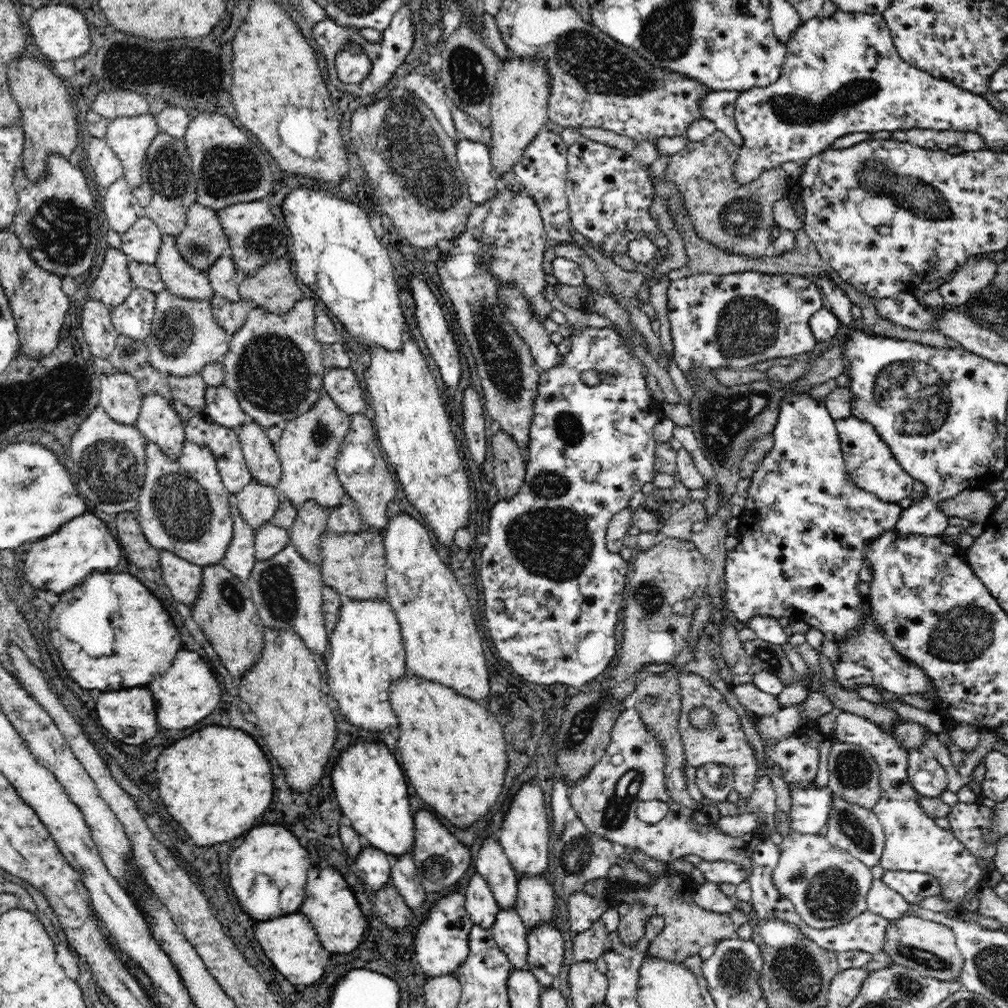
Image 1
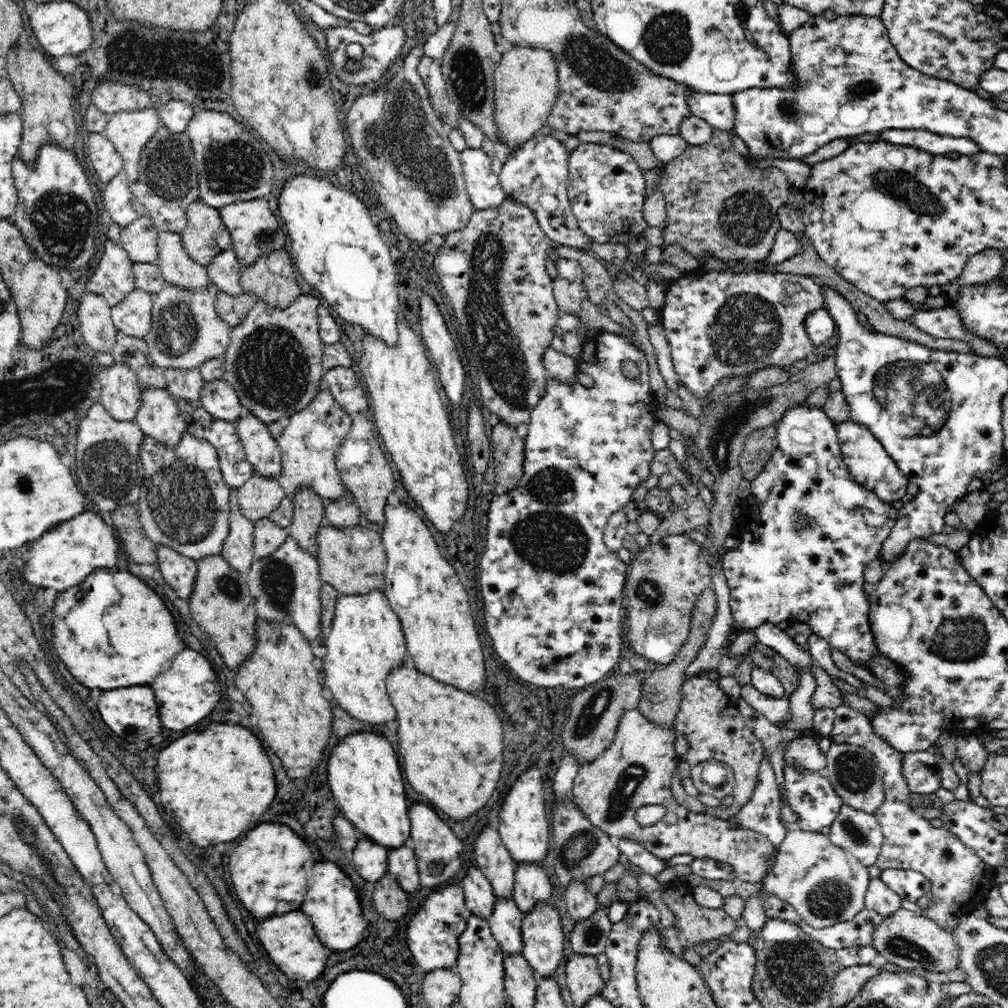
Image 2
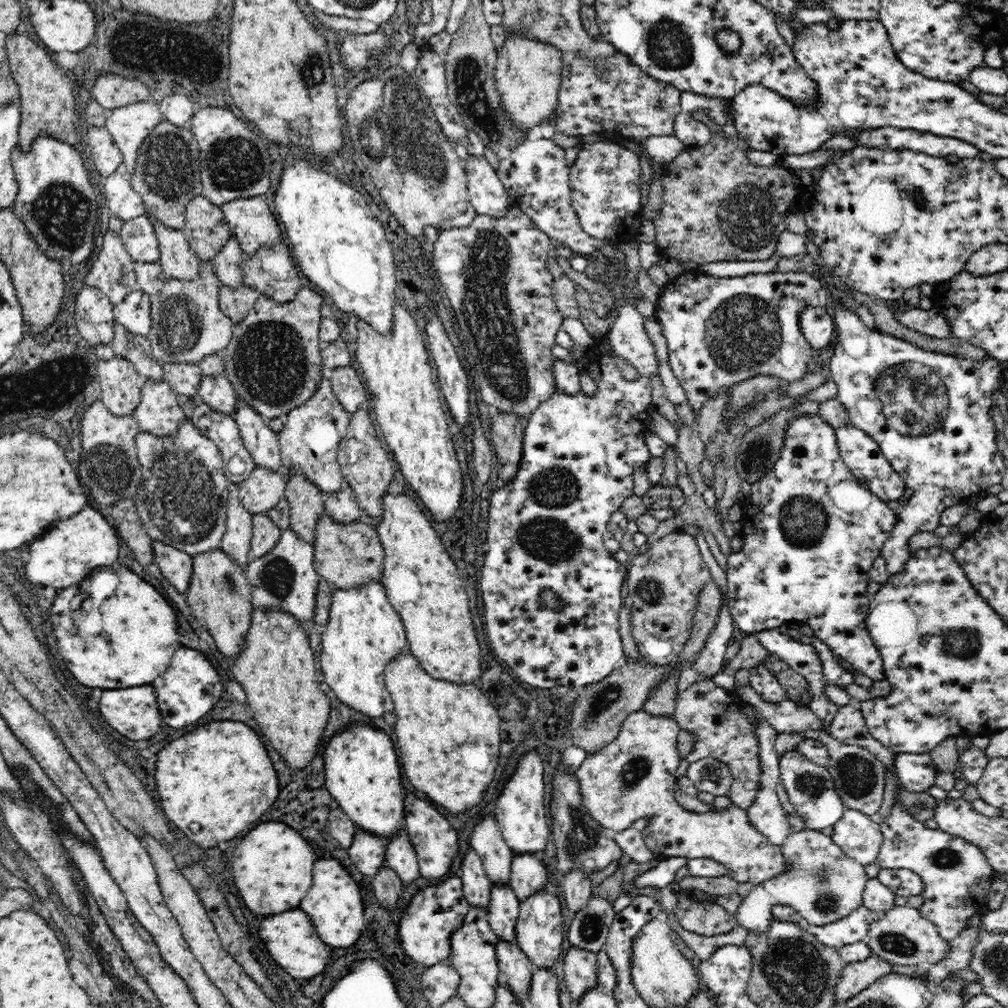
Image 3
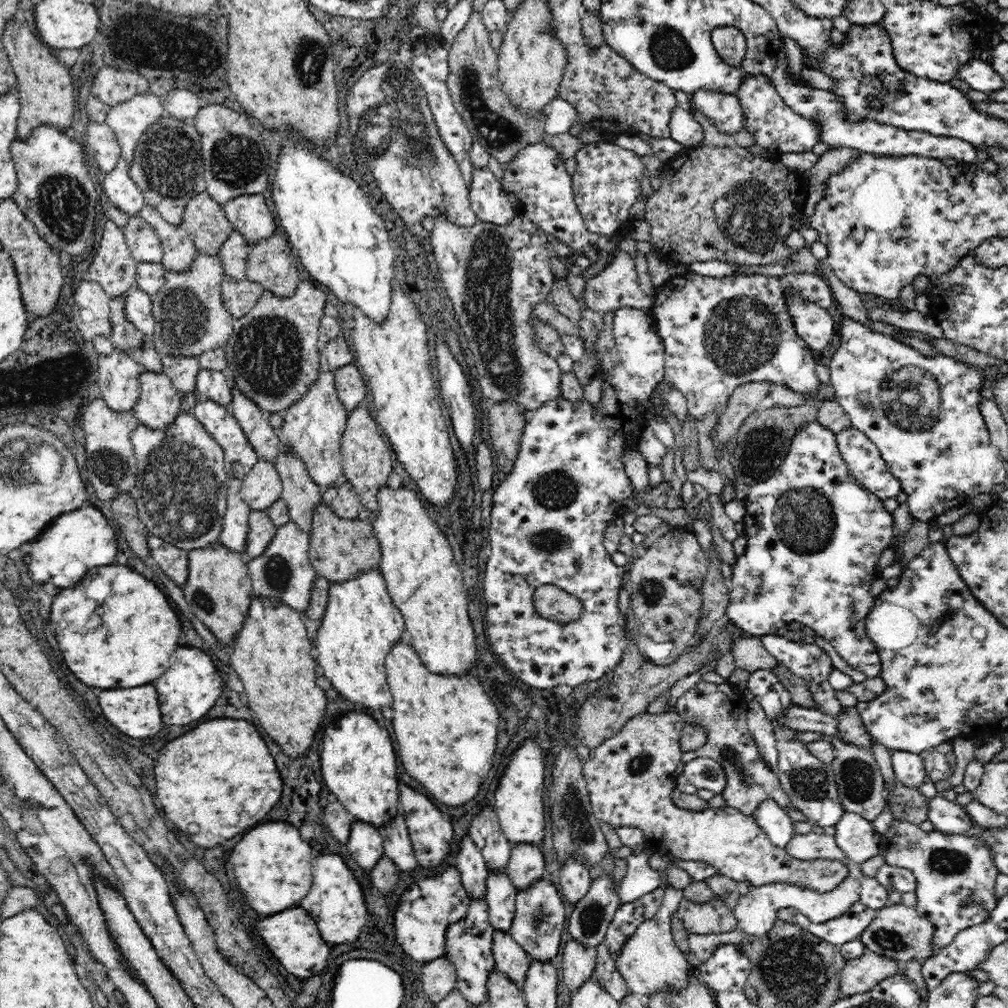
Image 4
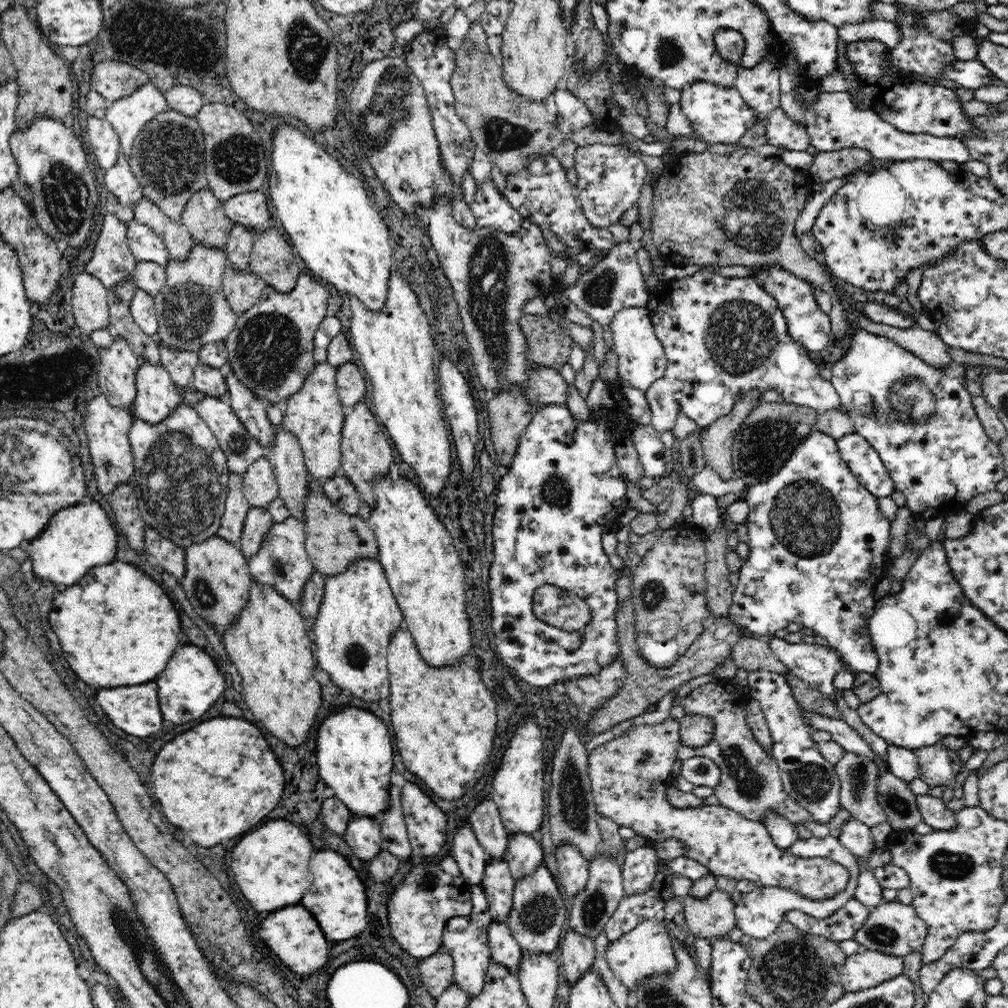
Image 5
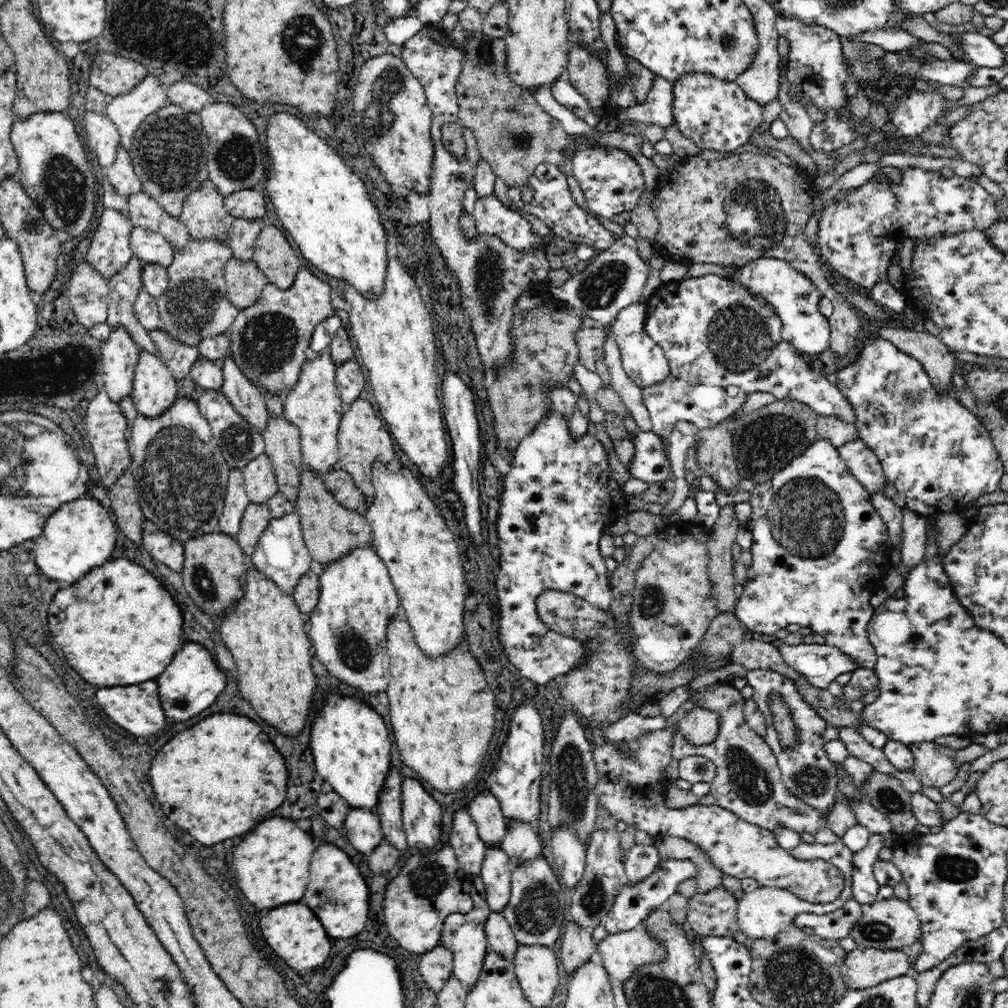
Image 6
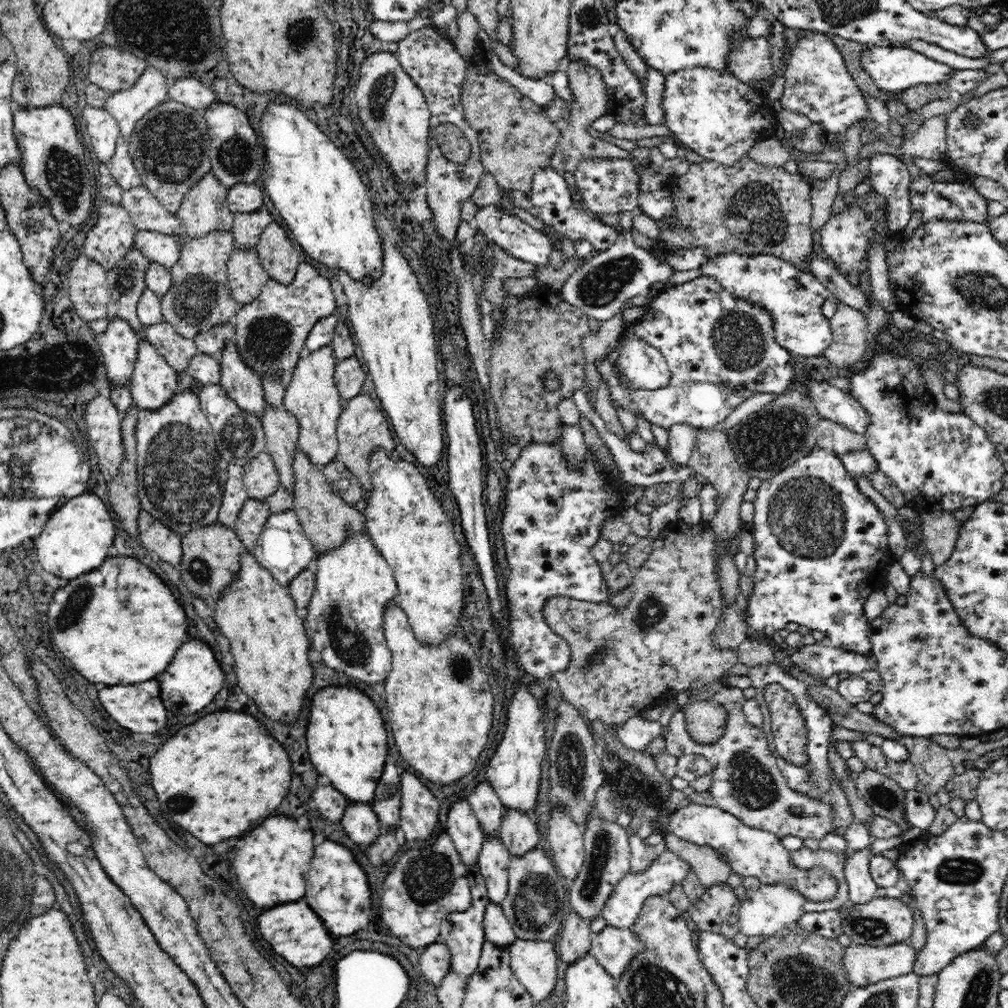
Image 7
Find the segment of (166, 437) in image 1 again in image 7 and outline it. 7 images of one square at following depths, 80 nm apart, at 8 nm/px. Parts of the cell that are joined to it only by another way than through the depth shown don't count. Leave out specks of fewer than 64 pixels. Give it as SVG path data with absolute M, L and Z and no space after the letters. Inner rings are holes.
M140 341L131 376L133 404L139 409L154 410L173 398L178 373L158 353L150 341Z

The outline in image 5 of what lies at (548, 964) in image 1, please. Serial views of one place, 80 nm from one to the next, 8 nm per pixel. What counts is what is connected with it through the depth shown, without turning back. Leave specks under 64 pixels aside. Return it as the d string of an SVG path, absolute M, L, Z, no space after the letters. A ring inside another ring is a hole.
M544 863L539 864L528 876L515 880L512 908L506 923L523 951L550 954L556 950L568 914L564 901L558 884Z

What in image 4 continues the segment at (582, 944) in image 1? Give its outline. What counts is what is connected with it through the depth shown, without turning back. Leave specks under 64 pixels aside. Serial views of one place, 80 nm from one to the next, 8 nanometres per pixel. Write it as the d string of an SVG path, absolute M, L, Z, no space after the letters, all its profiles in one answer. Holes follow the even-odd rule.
M612 873L591 879L588 892L574 904L568 932L572 939L596 948L604 941L610 921L620 906Z

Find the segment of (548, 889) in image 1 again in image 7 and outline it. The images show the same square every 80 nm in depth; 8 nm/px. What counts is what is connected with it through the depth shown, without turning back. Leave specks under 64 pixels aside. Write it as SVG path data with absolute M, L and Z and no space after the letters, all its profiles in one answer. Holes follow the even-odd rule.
M505 809L501 817L497 834L511 855L522 856L531 848L544 845L538 837L536 823L528 813Z

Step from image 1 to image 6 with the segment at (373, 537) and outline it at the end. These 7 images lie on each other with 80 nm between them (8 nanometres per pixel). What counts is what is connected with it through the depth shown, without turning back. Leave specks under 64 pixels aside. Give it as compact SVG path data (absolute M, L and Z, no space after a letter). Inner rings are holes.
M304 464L301 466L301 479L295 509L296 514L300 517L306 547L313 560L320 563L321 566L341 559L354 548L362 548L362 546L373 548L372 528L366 518L358 512L340 505L334 495L328 491L322 476L312 469L308 469Z

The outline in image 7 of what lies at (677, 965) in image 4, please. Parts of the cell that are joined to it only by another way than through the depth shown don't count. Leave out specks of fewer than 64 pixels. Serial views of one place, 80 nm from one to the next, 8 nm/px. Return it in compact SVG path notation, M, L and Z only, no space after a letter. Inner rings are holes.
M606 925L600 932L593 933L589 953L614 978L620 978L630 959L643 949L643 944L630 928Z

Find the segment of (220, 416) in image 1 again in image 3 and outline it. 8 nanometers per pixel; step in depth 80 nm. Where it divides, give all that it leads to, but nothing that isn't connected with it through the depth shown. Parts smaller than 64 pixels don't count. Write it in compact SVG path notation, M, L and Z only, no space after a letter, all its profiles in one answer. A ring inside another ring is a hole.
M222 373L202 375L197 394L214 411L230 416L239 404L239 397L234 385Z

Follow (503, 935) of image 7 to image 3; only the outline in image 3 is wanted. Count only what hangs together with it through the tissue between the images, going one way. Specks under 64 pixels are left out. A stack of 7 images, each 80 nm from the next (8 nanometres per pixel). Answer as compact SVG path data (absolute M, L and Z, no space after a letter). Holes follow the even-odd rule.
M499 940L496 943L496 958L498 959L500 984L506 984L517 997L519 1004L530 999L530 984L532 973L537 969L534 962L514 941Z

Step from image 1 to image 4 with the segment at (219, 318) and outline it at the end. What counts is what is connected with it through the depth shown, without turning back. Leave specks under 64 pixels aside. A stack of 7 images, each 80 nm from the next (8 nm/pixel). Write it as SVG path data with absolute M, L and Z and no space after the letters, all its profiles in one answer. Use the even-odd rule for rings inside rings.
M226 275L221 284L224 307L232 314L234 320L246 316L246 313L254 308L264 291L262 285L248 278L236 281Z

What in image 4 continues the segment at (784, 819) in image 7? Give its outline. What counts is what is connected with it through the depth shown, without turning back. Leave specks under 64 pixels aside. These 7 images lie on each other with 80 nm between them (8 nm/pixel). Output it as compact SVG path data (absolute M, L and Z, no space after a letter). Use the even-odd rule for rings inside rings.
M700 681L676 700L675 707L684 724L696 723L706 729L706 744L698 750L683 752L681 760L687 763L698 757L708 757L721 764L727 783L723 788L724 792L719 795L726 805L752 817L754 810L769 798L775 800L786 812L792 810L794 806L781 786L778 772L766 765L747 727L746 700L742 692L730 682L716 684Z

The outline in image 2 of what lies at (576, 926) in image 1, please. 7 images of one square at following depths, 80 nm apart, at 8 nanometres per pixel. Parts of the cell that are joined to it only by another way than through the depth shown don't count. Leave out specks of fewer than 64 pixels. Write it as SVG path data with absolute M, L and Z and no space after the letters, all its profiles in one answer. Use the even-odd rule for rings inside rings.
M570 881L565 888L565 901L568 914L576 922L588 918L598 907L596 895L592 894L585 882Z

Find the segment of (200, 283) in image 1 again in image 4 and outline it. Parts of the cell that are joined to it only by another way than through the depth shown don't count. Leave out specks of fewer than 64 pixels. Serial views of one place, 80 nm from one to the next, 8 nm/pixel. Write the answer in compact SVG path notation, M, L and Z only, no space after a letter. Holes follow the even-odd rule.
M148 203L139 210L137 216L149 222L156 231L164 251L161 263L166 272L188 270L194 262L197 250L186 230L181 225L170 224L164 220L158 209Z

